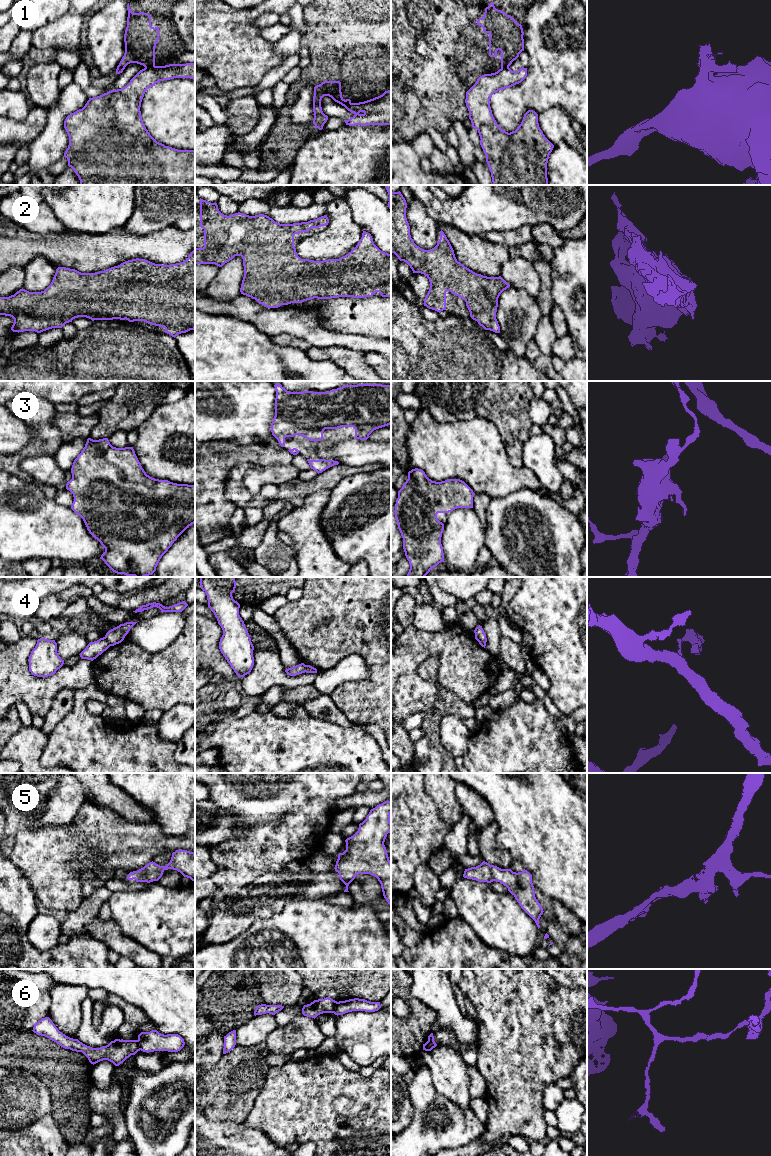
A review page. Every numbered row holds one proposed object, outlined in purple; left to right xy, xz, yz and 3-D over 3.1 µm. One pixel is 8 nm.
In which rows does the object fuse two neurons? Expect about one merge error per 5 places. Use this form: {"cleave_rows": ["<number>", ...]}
{"cleave_rows": ["1", "4", "6"]}

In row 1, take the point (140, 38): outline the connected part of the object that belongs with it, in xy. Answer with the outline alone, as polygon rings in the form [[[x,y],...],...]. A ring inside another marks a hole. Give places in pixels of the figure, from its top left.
[[[127,5],[127,27],[124,34],[125,53],[116,69],[116,74],[123,72],[130,63],[155,67],[155,47],[159,40],[159,27],[151,26],[148,13],[133,13]]]

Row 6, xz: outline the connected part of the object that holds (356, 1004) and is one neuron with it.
[[[354,998],[337,1002],[334,1014],[338,1016],[352,1011],[375,1012],[380,1008],[380,1002],[370,1002],[365,999]]]

